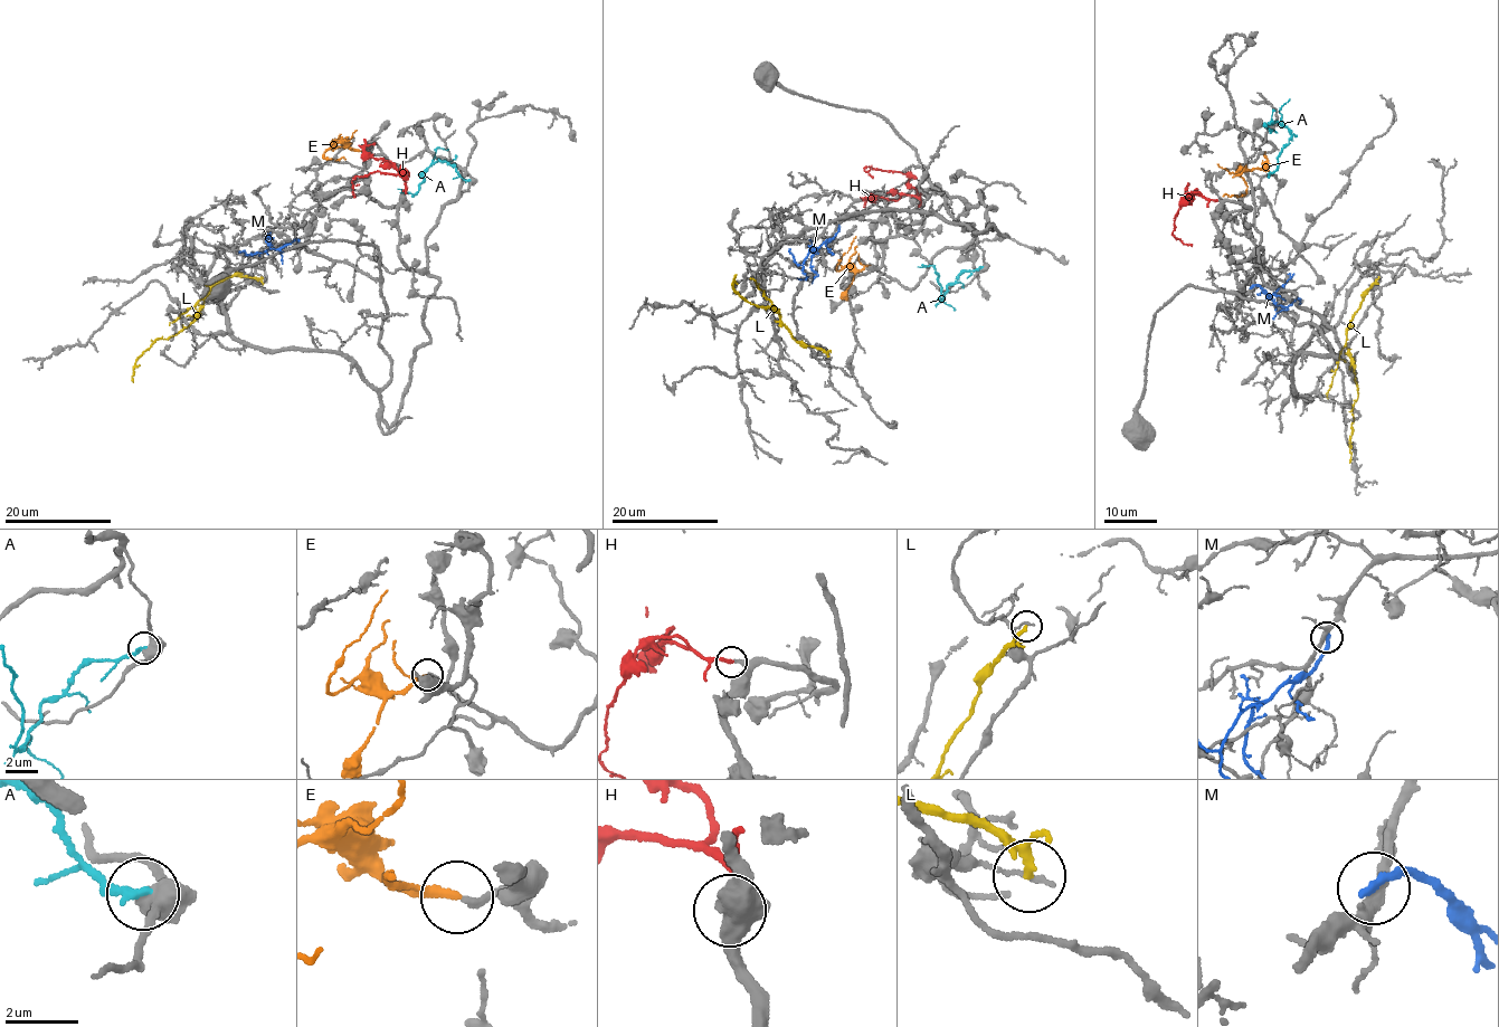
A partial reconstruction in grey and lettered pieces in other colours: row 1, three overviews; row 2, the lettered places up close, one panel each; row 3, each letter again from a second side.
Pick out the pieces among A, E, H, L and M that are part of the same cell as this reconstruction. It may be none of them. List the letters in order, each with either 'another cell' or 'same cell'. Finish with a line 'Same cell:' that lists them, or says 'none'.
A: another cell
E: same cell
H: same cell
L: another cell
M: another cell
Same cell: E, H

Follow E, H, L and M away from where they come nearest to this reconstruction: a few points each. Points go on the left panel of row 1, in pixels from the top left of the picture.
E: (360, 151), (338, 142), (323, 153), (329, 159), (345, 159)
H: (405, 190), (408, 173), (404, 169), (399, 173), (375, 171), (357, 176), (351, 182), (354, 198)
L: (262, 277), (230, 275), (210, 287), (202, 307), (187, 327), (158, 339), (139, 358), (133, 382)
M: (297, 240), (261, 253), (239, 252)

